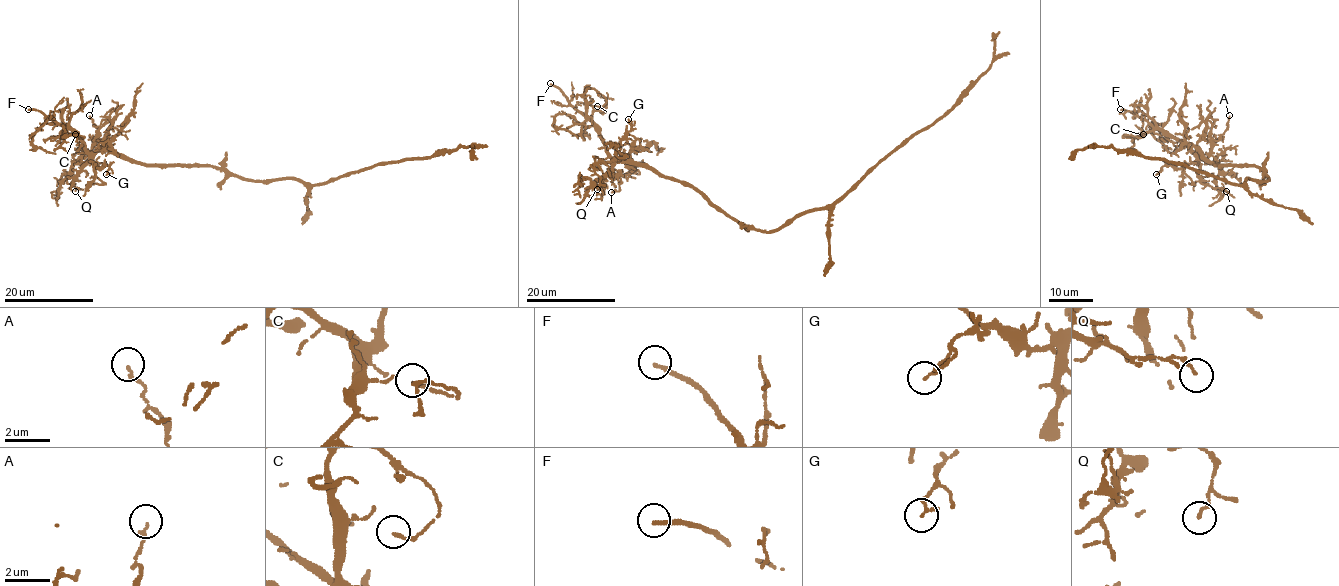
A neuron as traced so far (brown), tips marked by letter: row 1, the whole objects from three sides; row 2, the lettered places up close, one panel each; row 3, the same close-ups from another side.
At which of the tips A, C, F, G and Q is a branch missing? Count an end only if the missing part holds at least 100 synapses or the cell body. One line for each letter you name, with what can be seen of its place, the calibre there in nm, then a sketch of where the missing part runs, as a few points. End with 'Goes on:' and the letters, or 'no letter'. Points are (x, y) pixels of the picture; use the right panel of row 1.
F: (1120, 109) | 170 nm | (1120, 109), (1128, 109), (1135, 115), (1138, 130), (1136, 128)
Goes on: F

